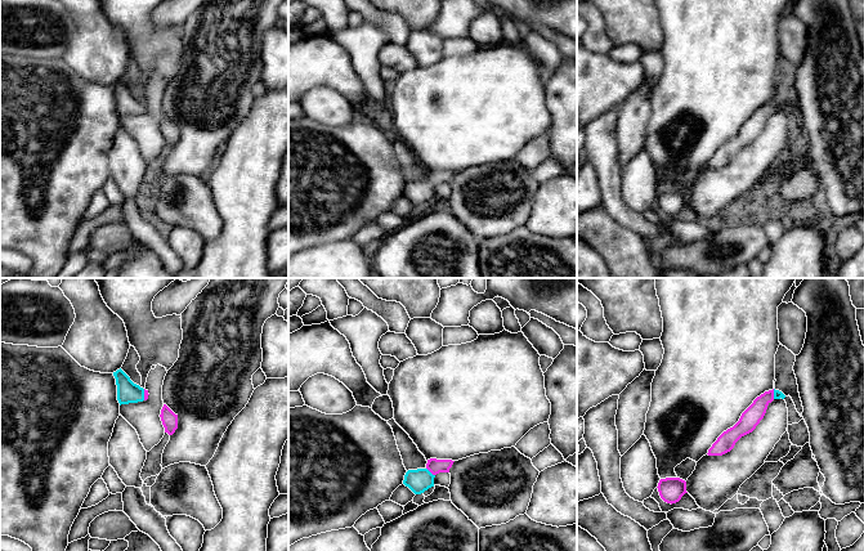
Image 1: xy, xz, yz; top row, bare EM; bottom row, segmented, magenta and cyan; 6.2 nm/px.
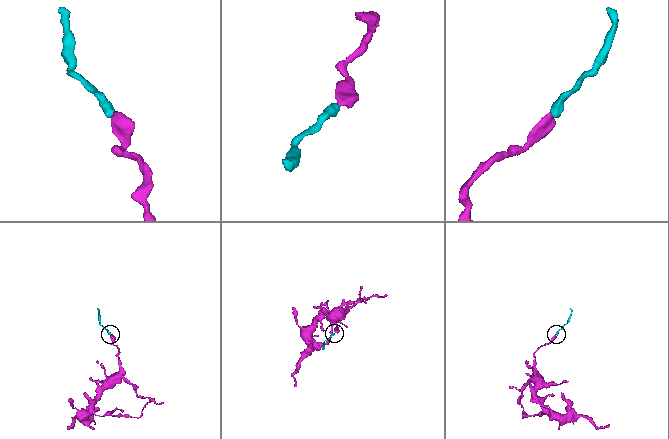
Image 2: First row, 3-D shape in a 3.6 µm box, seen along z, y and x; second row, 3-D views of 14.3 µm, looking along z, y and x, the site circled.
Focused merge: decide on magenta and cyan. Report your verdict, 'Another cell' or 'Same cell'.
Same cell

